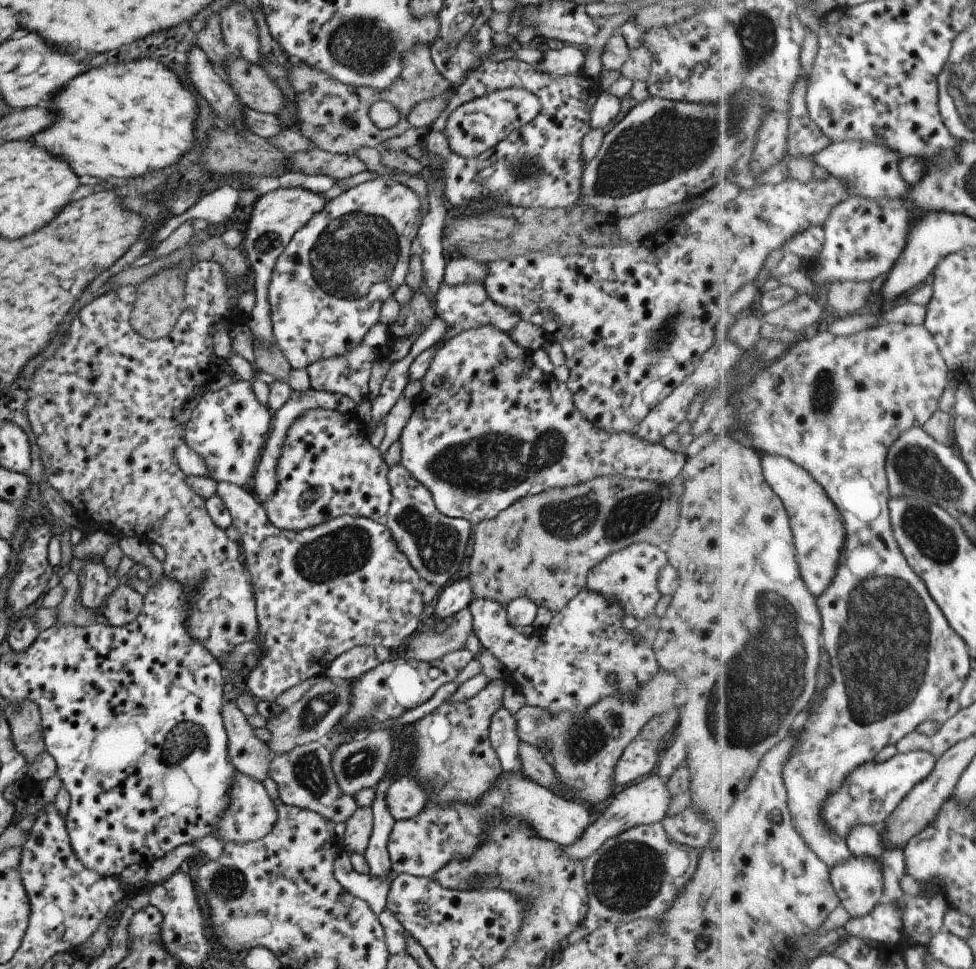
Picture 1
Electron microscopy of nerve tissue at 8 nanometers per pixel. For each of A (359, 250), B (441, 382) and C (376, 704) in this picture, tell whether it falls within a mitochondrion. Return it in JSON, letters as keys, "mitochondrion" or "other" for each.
{"A":"mitochondrion","B":"other","C":"mitochondrion"}

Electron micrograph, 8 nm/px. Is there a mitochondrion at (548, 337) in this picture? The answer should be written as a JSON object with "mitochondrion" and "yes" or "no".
{"mitochondrion":"no"}

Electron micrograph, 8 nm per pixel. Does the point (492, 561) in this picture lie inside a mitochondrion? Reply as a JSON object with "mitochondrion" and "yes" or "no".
{"mitochondrion":"no"}

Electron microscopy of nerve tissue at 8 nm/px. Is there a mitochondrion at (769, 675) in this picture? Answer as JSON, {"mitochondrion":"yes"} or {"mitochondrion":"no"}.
{"mitochondrion":"yes"}

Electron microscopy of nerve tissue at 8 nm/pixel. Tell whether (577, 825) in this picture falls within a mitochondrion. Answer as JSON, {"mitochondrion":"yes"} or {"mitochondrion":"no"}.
{"mitochondrion":"no"}

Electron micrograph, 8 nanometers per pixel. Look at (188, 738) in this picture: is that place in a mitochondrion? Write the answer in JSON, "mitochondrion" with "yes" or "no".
{"mitochondrion":"yes"}

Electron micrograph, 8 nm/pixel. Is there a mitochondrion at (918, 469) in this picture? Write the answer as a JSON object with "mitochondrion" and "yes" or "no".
{"mitochondrion":"yes"}

